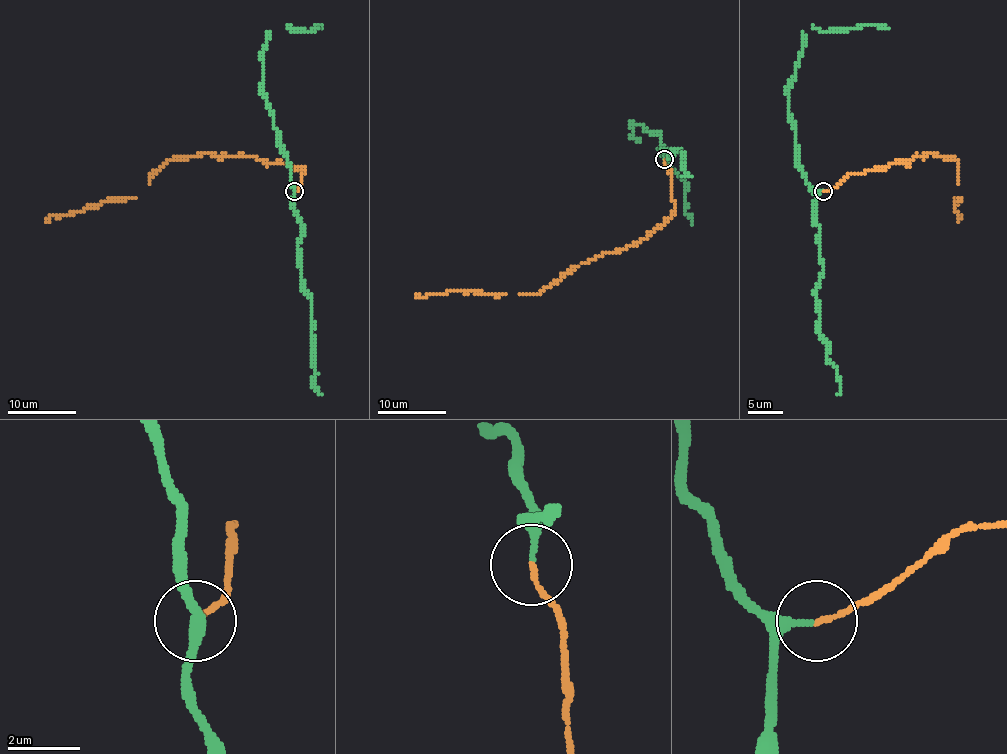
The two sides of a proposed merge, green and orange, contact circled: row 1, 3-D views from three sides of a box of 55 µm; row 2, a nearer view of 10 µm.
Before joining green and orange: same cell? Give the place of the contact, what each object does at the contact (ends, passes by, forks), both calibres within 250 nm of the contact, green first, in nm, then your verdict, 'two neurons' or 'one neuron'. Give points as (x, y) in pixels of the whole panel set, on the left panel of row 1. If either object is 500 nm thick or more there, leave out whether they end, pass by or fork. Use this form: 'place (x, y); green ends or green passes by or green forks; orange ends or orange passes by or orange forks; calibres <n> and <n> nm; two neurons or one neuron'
place (294, 191); green passes by; orange ends; calibres 160 and 130 nm; one neuron

